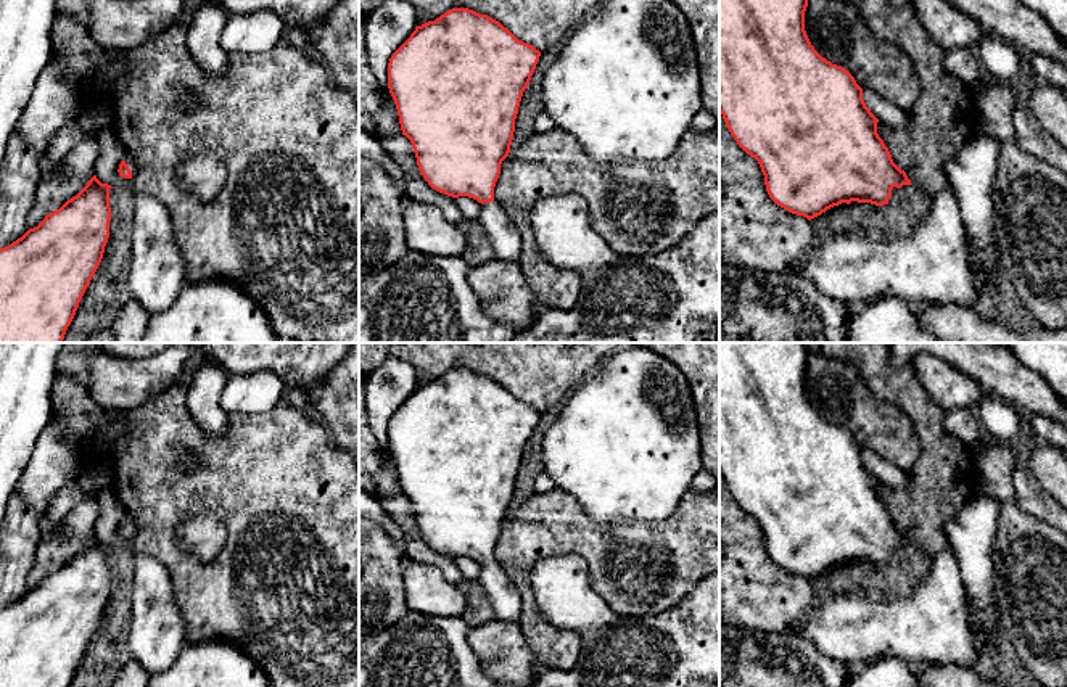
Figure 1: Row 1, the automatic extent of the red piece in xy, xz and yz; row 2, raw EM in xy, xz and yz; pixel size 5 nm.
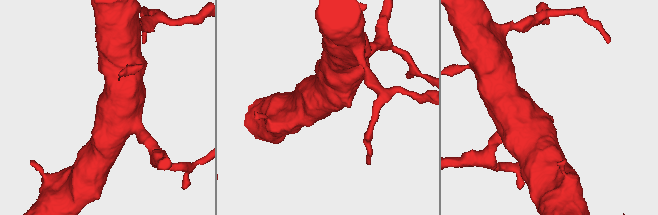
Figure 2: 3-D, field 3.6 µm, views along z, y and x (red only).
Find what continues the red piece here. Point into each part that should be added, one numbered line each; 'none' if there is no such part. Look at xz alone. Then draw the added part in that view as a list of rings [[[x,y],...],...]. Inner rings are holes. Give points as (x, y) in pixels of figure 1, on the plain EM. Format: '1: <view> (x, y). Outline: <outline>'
1: xz (504, 596). Outline: [[[496,562],[481,566],[481,574],[476,582],[486,592],[496,618],[510,623],[520,621],[520,590]]]

